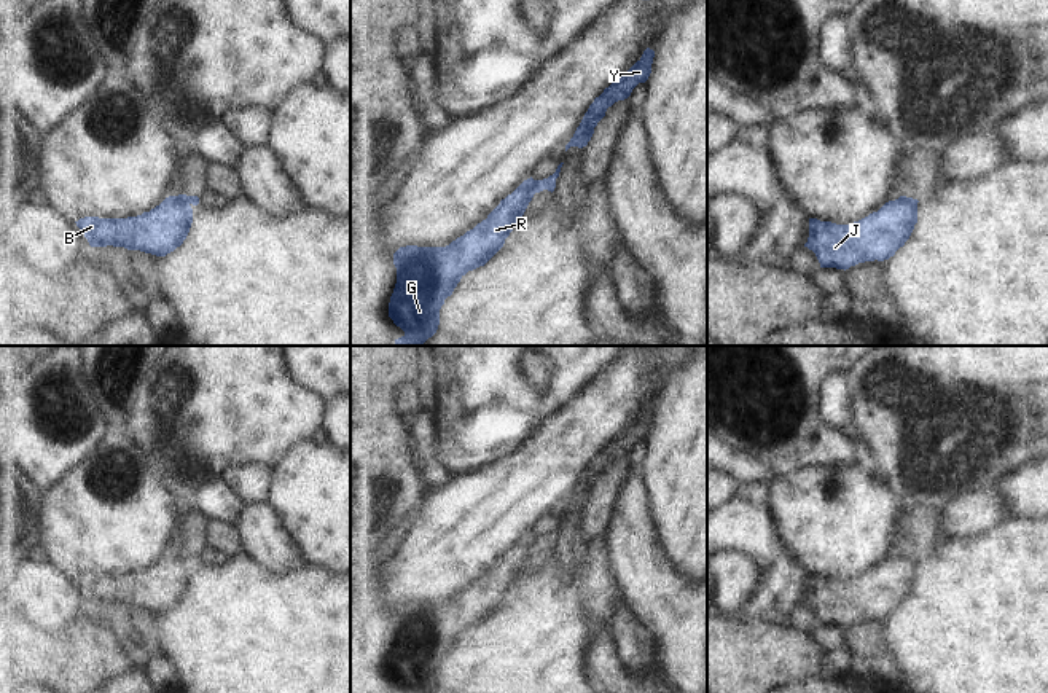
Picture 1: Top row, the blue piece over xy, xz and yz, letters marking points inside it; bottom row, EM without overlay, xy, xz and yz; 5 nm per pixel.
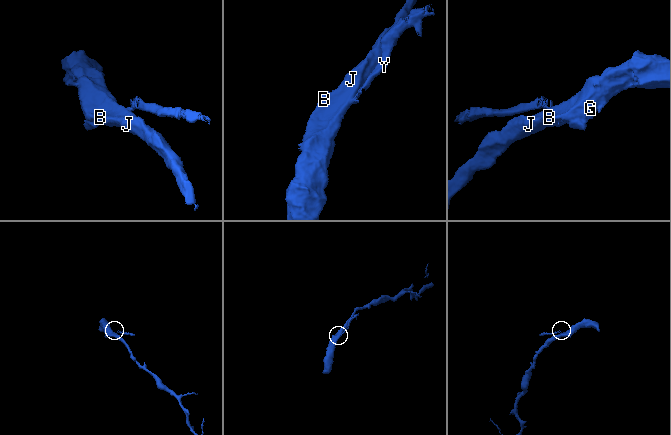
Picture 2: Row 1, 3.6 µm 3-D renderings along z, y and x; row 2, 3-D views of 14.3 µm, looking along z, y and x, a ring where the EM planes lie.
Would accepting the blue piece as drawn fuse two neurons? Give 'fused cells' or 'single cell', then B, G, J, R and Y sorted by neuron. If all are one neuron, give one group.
fused cells; groups B G J R / Y

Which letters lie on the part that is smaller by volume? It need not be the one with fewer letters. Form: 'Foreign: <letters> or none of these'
Foreign: Y

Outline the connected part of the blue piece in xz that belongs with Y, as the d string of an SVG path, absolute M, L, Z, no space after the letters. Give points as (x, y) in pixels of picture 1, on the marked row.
M647 48L642 57L621 78L615 80L599 97L594 99L573 137L565 145L565 151L570 147L583 148L588 145L594 134L594 127L605 116L607 108L618 100L628 99L639 83L645 83L648 80L653 57L655 51Z

